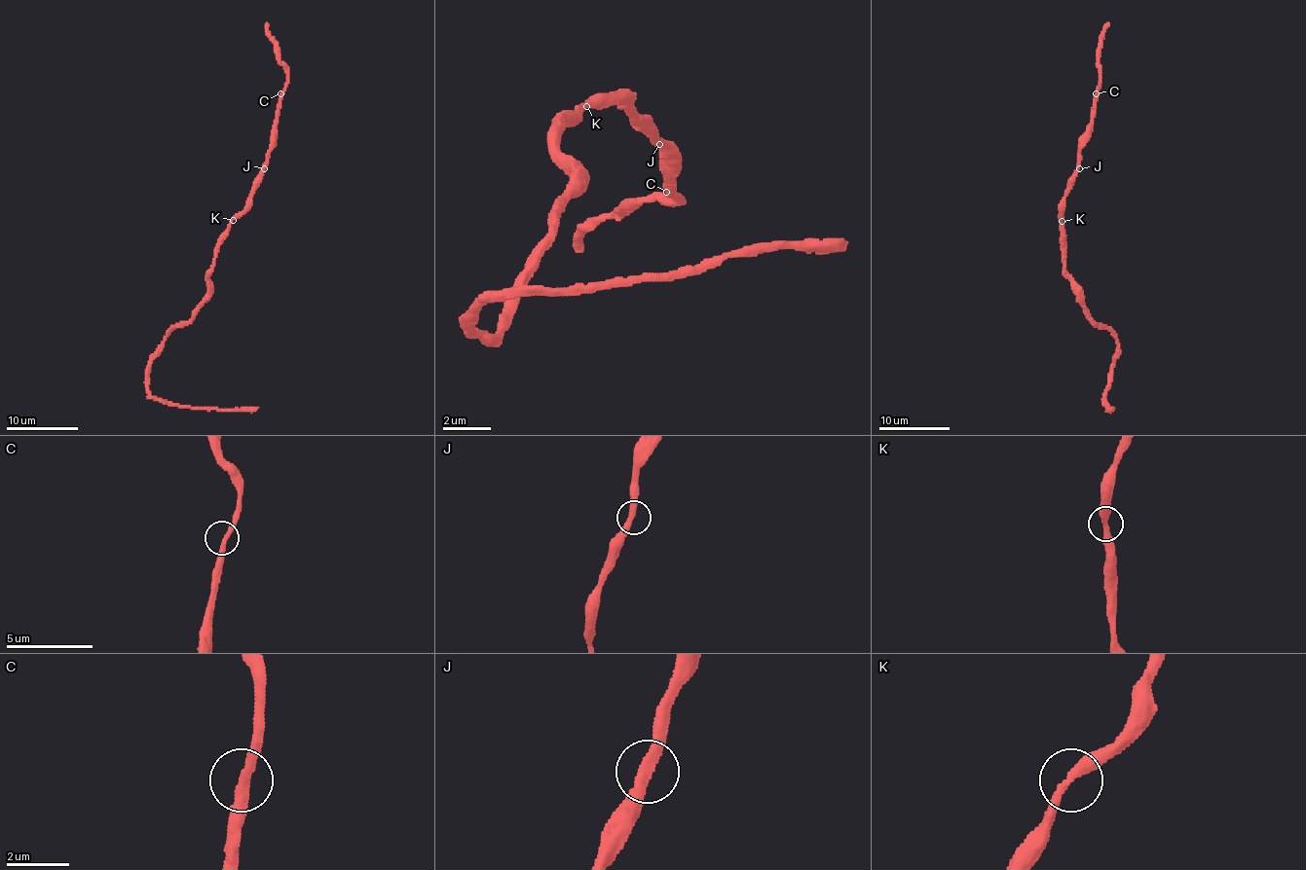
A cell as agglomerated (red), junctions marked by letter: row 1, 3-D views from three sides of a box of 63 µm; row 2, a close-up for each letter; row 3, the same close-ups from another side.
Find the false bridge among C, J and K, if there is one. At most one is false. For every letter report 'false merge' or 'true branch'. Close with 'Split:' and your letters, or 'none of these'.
C: true branch
J: true branch
K: true branch
Split: none of these

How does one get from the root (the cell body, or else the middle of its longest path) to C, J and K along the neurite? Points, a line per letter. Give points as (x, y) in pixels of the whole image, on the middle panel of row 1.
C: (559, 131), (551, 126), (573, 122), (587, 104), (625, 106), (659, 139), (666, 192)
J: (559, 131), (560, 126), (551, 126), (573, 122), (587, 104), (623, 105), (618, 106), (659, 144)
K: (559, 131), (556, 131), (560, 126), (551, 126), (558, 126), (556, 126), (559, 122), (573, 122), (587, 104)

